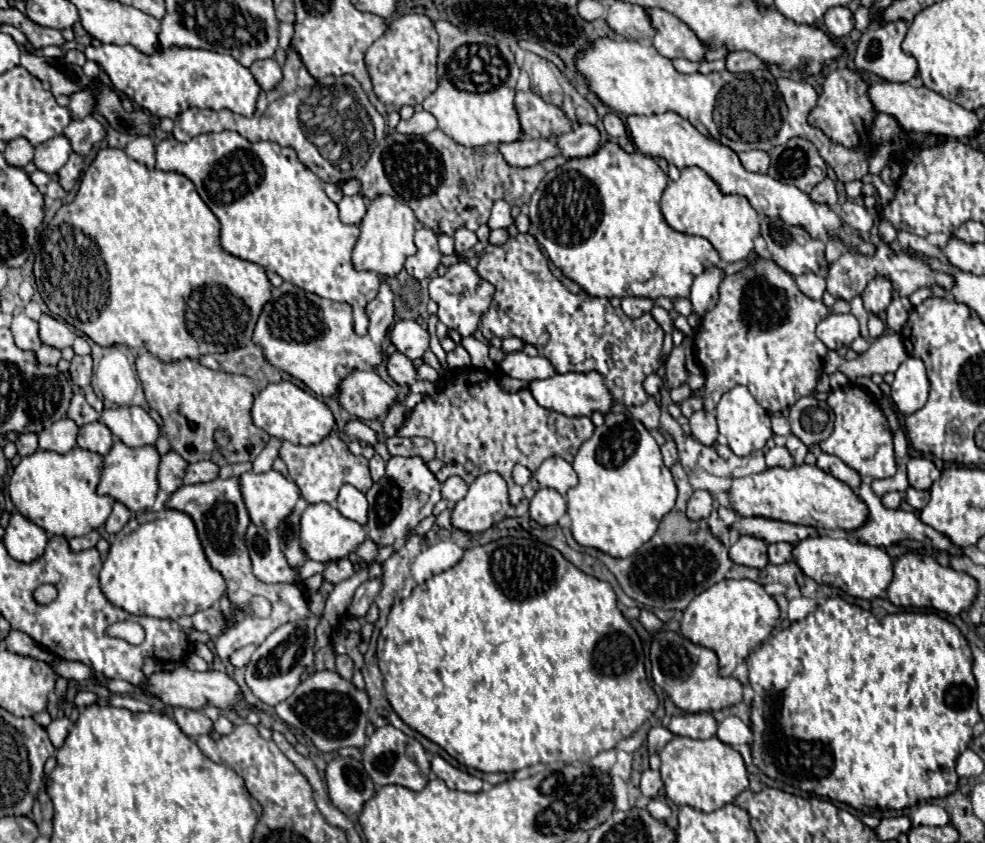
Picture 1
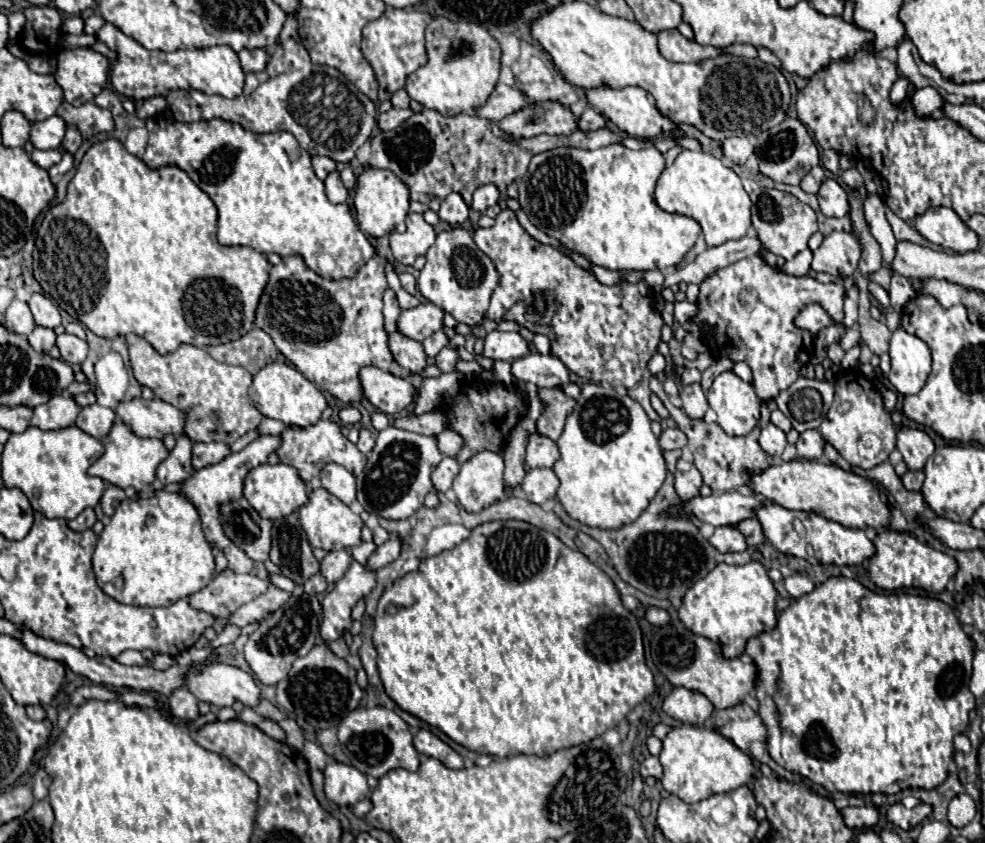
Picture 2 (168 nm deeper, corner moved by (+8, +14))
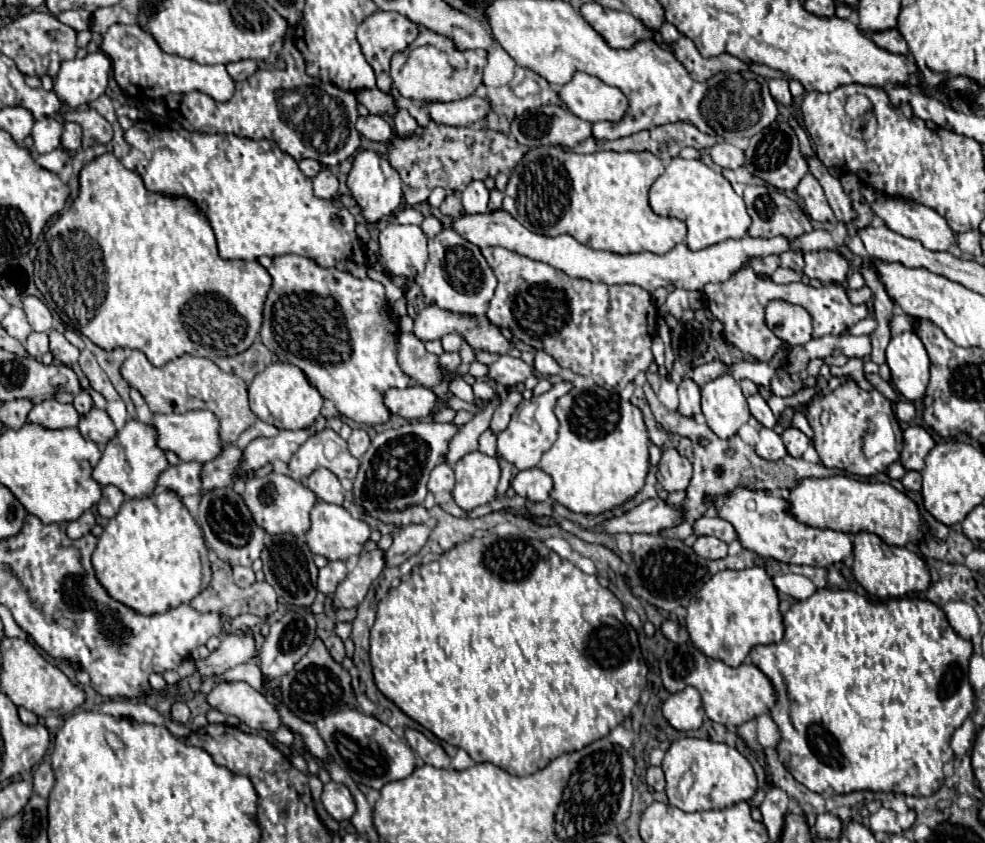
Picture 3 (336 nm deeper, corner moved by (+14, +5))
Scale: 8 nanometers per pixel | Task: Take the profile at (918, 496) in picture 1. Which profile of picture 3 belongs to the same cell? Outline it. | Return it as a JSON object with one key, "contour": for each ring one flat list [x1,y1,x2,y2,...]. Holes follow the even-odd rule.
{"contour":[[906,472,906,476,902,478,902,484,906,490,912,492,920,492,920,484,922,484,922,474,920,472]]}

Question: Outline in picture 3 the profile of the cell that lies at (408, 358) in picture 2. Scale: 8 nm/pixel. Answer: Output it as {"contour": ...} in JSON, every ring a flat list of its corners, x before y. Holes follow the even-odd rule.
{"contour":[[412,332,400,334,398,338,398,362,410,378,426,388,434,388,446,378,442,366,438,364,438,356,430,354,424,348,424,342,418,340]]}

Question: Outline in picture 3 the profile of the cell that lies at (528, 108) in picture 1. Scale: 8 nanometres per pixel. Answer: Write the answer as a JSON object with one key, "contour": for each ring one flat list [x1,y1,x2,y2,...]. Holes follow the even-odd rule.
{"contour":[[470,96,458,102,424,102,422,108,428,110,430,120,446,126,470,126,482,122,490,110,486,98]]}

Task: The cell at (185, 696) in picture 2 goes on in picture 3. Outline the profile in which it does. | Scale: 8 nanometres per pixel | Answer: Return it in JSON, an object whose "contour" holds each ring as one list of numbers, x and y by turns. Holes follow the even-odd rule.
{"contour":[[184,702,172,704,172,720,178,724,188,724,190,720,190,708]]}

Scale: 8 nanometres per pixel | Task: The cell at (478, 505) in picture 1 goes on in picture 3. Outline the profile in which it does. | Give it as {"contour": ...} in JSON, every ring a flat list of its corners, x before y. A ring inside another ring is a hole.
{"contour":[[470,452,462,456,456,466,456,488,452,492,456,504,462,510,474,510,476,506,488,504,496,498,496,488,500,480,498,460,482,452]]}

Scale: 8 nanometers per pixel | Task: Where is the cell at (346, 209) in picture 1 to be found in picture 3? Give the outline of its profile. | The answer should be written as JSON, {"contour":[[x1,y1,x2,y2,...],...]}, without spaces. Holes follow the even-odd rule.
{"contour":[[322,168,312,178,312,184,314,184,314,196,324,200,330,200,338,192,338,178,328,168]]}

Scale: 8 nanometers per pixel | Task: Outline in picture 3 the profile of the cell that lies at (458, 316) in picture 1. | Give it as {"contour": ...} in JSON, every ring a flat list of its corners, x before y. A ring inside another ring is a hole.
{"contour":[[444,228,438,236,428,238,428,262,426,270,418,274,418,284,426,304,436,304,460,314,484,316,496,290,496,276,478,246,466,242,466,238,456,234,452,228]]}

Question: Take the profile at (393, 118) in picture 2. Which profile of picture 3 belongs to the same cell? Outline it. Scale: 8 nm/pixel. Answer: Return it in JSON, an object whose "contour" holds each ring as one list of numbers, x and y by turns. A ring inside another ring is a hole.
{"contour":[[368,114,368,116,358,116,358,134,368,140,384,142,384,140,390,140,392,130,382,116]]}

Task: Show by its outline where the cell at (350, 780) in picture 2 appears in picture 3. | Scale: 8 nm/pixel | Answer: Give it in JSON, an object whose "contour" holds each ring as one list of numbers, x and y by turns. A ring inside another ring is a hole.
{"contour":[[328,782,324,784,324,792,322,792,322,804,326,808,326,812,336,820,350,820,350,816,356,812,356,804,354,798,350,794,350,790,344,784,338,782]]}

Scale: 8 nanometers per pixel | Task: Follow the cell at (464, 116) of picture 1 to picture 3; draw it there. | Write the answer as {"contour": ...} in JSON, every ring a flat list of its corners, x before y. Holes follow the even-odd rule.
{"contour":[[422,28,418,38,402,52,394,54,390,62,390,76,394,86,402,96,418,100,418,102,452,102,470,96,482,84,482,68,486,66,486,56,478,50,456,50,454,44,428,30]]}

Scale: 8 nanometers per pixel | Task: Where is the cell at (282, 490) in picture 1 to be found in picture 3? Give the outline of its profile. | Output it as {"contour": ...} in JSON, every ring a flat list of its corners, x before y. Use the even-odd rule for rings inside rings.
{"contour":[[270,472,264,478,250,478,244,482,242,496,254,522,268,534,306,534,310,528,310,510,316,504,316,494,290,476]]}

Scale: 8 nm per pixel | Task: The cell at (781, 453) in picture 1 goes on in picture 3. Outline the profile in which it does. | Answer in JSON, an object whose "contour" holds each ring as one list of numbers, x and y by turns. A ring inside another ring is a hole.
{"contour":[[762,428,760,430,760,440,756,444,756,454,762,456,762,458,766,458,766,460,780,460,788,452,786,452,786,446,784,446,782,438,774,430]]}

